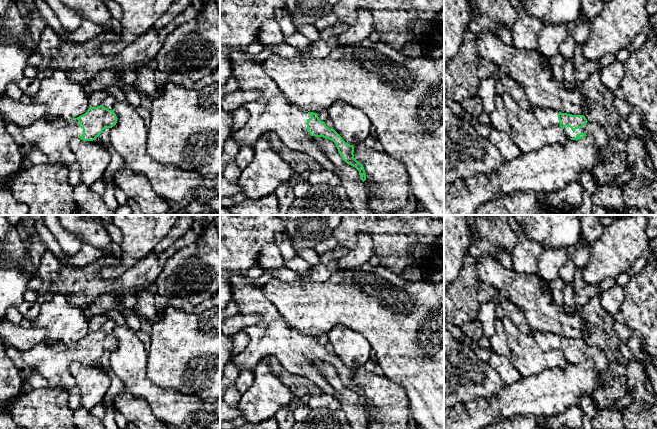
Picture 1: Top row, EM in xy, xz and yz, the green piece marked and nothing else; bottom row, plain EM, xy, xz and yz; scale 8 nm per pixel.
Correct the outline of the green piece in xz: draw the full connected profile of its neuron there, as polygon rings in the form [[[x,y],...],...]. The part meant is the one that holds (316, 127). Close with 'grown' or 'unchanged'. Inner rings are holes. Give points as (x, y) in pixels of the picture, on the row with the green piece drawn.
[[[245,49],[234,50],[227,55],[231,61],[232,76],[237,79],[239,90],[241,92],[261,92],[261,96],[258,99],[244,105],[250,114],[250,118],[243,128],[234,131],[234,139],[242,146],[253,147],[255,142],[264,133],[271,131],[276,133],[288,148],[301,151],[311,156],[318,161],[324,169],[333,172],[333,164],[315,142],[317,137],[323,137],[333,141],[342,159],[359,171],[360,178],[363,182],[366,180],[363,165],[354,158],[354,146],[346,143],[334,129],[329,129],[325,122],[319,119],[317,113],[305,111],[291,104],[275,82],[265,73],[262,63],[255,60],[255,55],[249,54]]]; grown

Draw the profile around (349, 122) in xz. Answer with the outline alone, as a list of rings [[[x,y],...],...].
[[[337,100],[328,108],[328,112],[333,121],[333,129],[346,143],[355,146],[364,143],[370,135],[372,124],[361,109]]]

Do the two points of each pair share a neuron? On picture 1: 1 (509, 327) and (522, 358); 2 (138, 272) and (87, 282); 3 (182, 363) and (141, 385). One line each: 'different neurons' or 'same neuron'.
1: same neuron
2: same neuron
3: different neurons

